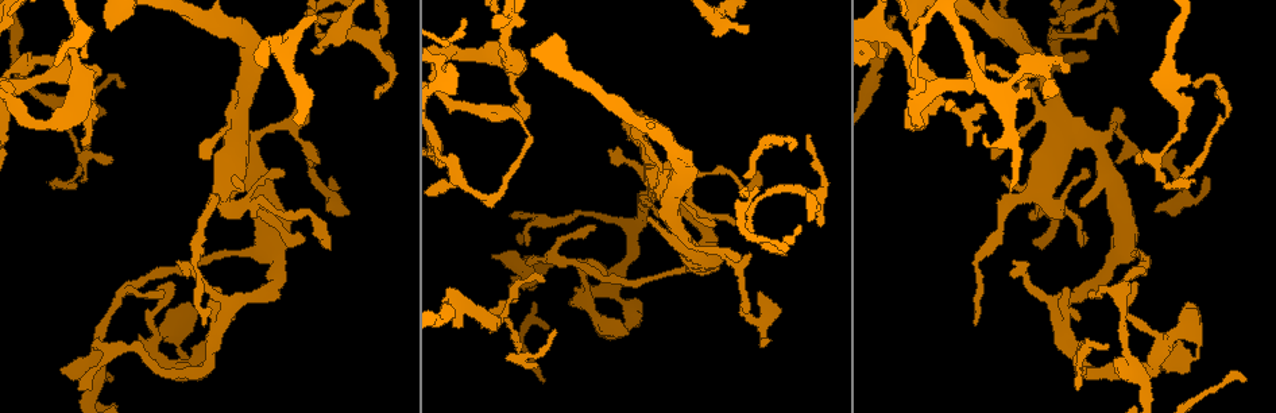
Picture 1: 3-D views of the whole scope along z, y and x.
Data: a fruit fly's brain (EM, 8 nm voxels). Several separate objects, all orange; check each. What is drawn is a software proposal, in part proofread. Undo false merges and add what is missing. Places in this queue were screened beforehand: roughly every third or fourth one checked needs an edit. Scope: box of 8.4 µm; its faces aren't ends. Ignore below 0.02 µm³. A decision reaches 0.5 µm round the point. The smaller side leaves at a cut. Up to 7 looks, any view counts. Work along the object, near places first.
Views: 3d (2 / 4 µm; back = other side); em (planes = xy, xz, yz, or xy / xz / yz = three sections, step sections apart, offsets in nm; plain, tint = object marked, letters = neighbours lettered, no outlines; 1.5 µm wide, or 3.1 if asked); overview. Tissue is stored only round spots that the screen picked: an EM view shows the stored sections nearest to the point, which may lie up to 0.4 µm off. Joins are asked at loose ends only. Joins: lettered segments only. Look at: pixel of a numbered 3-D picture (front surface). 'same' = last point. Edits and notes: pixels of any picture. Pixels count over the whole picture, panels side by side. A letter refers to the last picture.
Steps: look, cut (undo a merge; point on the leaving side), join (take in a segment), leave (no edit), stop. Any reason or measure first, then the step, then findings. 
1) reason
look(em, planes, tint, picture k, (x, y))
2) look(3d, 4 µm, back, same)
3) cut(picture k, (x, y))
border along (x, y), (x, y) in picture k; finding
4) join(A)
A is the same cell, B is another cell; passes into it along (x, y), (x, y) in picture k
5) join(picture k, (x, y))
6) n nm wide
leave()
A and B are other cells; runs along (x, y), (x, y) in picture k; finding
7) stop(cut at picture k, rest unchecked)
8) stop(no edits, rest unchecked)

touches itself
look(em, yz, step 8, tint, picture 1, (147, 315))

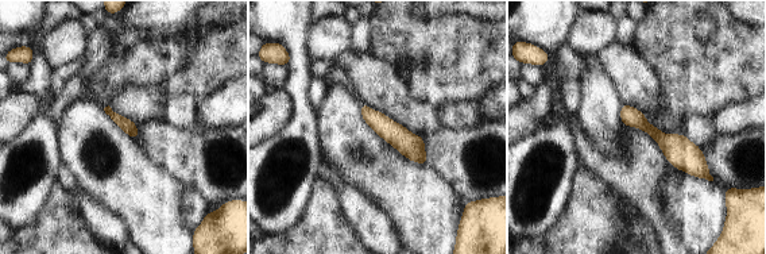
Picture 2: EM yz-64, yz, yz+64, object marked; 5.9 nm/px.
another direction
look(em, planes, letters, same)

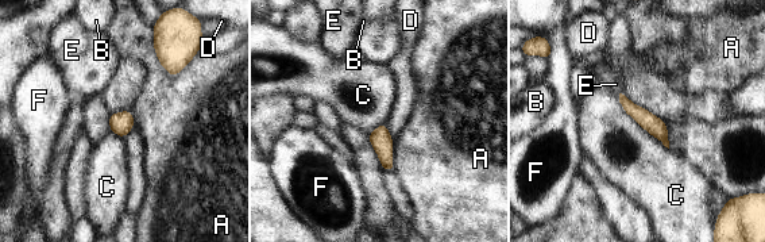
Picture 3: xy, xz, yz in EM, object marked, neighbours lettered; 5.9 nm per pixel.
leave()
A, B, C, D, E and F are other cells; runs along (622, 99), (664, 139) in picture 3; all the same neuron

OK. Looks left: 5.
free end
look(3d, 4 µm, picture 1, (54, 181))

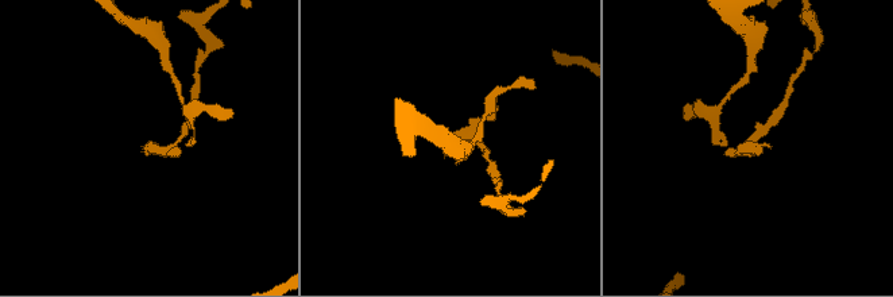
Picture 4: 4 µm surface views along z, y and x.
look(em, xy, step 4, letters, picture 4, (771, 146))

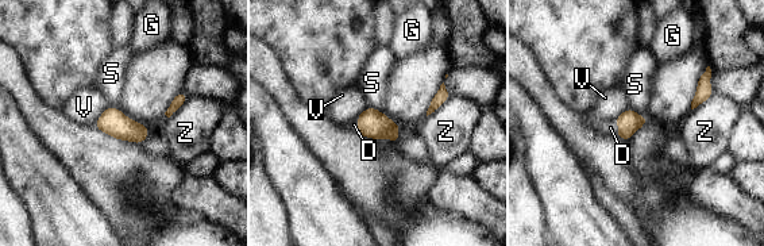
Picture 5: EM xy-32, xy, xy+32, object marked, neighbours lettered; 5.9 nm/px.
look(em, planes, letters, same)

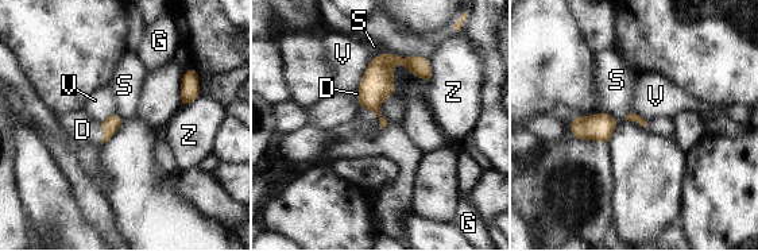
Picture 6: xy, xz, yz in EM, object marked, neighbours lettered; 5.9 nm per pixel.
join(picture 6, (82, 130))
D is the same cell, G, S, V and Z are other cells; passes into it along (111, 124), (103, 132), (82, 130) in picture 6; the neuron continues

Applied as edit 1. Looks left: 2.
stop(join at picture 6, rest unchecked)

